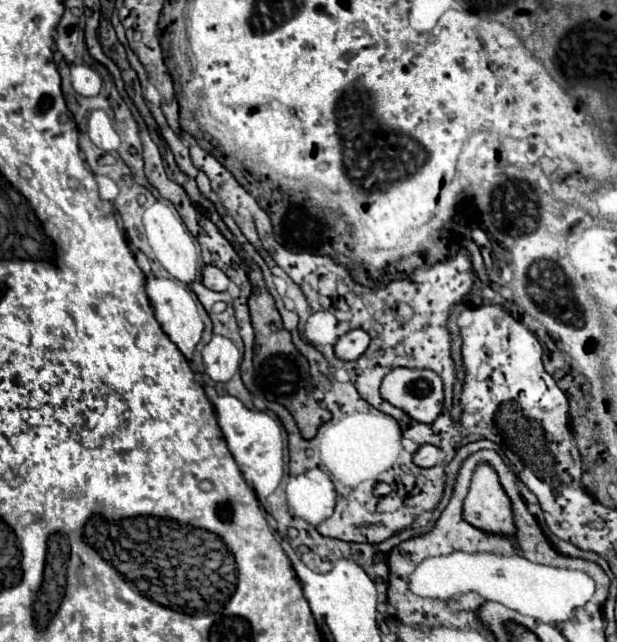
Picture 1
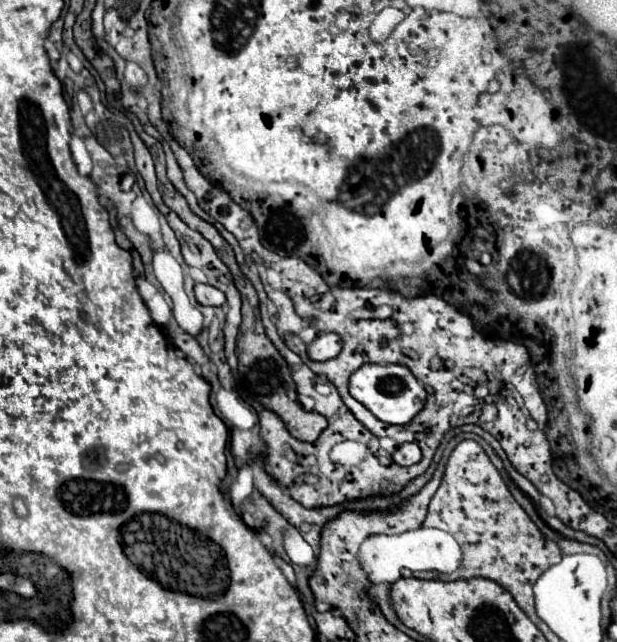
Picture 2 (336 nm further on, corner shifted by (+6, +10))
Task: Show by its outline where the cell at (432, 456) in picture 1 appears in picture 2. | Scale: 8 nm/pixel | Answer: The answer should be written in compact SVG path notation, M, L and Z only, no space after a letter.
M402 443L402 445L394 451L394 455L392 455L392 461L398 463L398 465L404 465L404 467L414 465L414 463L418 463L420 459L422 459L422 453L420 453L420 447L418 447L416 443Z

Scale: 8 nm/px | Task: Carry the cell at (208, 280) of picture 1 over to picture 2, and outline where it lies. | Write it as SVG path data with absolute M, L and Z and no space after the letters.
M196 285L194 287L194 293L196 293L196 301L200 305L206 305L206 307L222 307L226 303L226 297L222 291L218 291L216 287L212 285Z

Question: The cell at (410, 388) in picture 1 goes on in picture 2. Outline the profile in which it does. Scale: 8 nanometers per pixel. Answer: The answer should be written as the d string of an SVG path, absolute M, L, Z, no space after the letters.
M362 365L350 375L350 395L360 401L374 417L388 425L406 425L424 407L426 391L422 383L402 365Z

